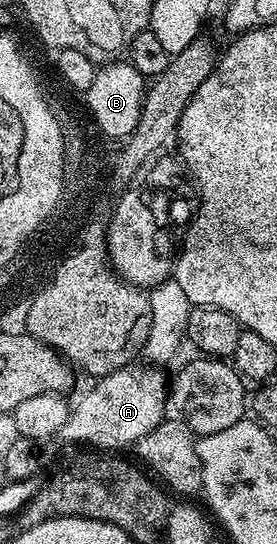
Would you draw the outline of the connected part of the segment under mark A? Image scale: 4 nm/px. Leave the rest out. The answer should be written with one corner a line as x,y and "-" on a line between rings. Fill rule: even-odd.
145,365
139,371
123,369
99,378
98,383
82,400
73,404
70,415
64,421
60,435
70,443
101,445
106,439
117,439
121,445
141,444
156,425
168,415
168,375
154,365

